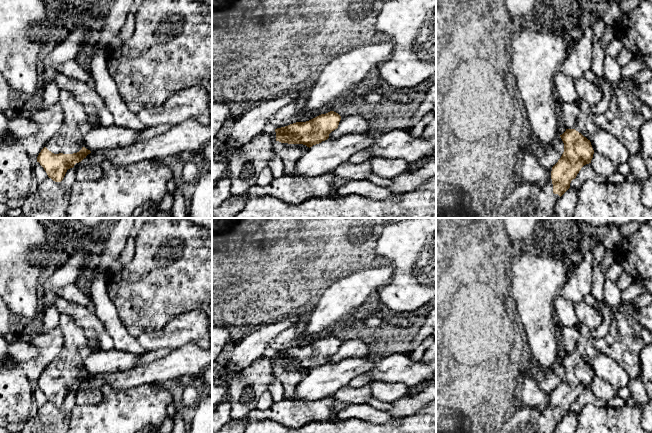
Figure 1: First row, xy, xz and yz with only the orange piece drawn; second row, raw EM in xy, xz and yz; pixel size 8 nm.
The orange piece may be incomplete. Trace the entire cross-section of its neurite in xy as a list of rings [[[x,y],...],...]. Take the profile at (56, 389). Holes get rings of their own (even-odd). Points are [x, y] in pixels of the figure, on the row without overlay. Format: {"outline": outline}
{"outline": [[[59,315],[59,326],[63,333],[61,351],[37,381],[37,386],[55,406],[61,406],[68,393],[91,377],[82,370],[82,366],[94,352],[88,345],[85,329],[79,327],[69,315]]]}

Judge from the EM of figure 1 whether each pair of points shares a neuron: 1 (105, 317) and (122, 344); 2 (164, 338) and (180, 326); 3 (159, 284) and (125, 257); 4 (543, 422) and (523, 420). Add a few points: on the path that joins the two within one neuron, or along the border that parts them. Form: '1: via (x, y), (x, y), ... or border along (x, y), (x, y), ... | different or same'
1: via (112, 324), (121, 337) | same
2: via (168, 336), (176, 328) | same
3: border along (135, 238), (133, 258), (121, 266) | different
4: via (538, 422), (528, 419) | same

